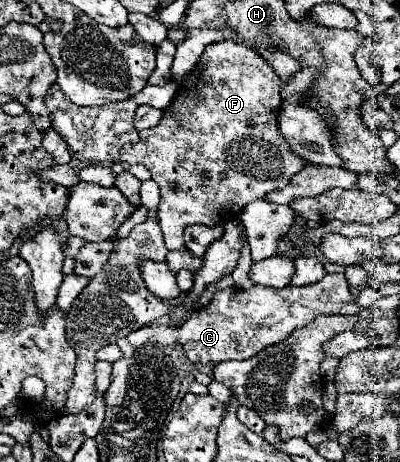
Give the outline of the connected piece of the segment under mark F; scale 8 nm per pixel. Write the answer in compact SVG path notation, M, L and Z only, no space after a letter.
M223 40L205 46L201 60L179 84L179 92L173 102L163 110L163 118L155 128L141 130L137 144L125 144L121 148L121 162L143 164L151 170L153 180L159 184L161 202L157 208L157 220L169 250L183 250L183 230L189 224L225 224L241 214L241 210L253 200L265 200L269 192L287 186L289 178L297 174L305 162L297 158L277 134L277 114L281 106L281 80L267 60L245 46L243 42Z

